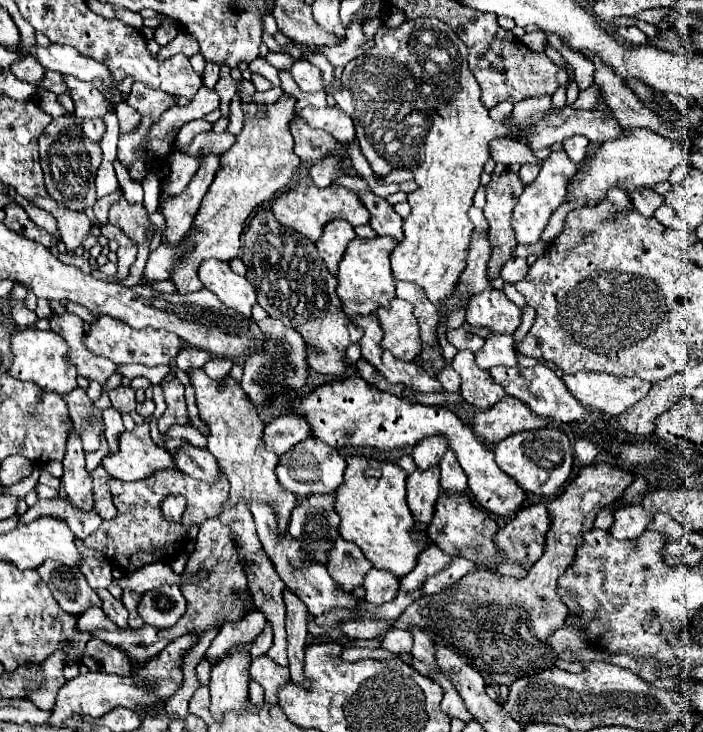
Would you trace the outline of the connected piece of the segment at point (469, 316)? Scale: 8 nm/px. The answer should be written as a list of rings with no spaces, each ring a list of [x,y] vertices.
[[[491,288],[469,298],[465,320],[471,326],[487,326],[495,334],[515,332],[521,322],[521,310],[503,294],[503,290]]]

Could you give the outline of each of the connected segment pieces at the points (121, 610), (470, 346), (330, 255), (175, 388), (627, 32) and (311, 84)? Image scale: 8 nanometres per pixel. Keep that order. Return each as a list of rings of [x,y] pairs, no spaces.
[[[99,590],[97,592],[99,594],[99,598],[103,600],[103,612],[105,612],[105,616],[117,626],[117,628],[129,628],[129,624],[127,624],[127,610],[125,610],[125,606],[123,606],[123,602],[121,600],[117,600],[117,598],[113,598],[107,590]]]
[[[463,326],[461,328],[451,328],[447,330],[447,340],[457,348],[457,350],[471,350],[471,352],[477,352],[481,350],[483,346],[483,338],[477,338],[473,336],[471,332],[467,332]]]
[[[331,220],[325,224],[321,238],[315,242],[319,256],[325,260],[329,272],[335,276],[337,274],[337,264],[347,248],[347,244],[355,238],[355,230],[347,220]]]
[[[171,380],[167,384],[167,410],[159,418],[159,432],[165,434],[165,428],[171,428],[173,424],[187,424],[187,408],[185,408],[185,398],[183,398],[183,386],[179,380]]]
[[[635,26],[617,28],[617,34],[619,34],[619,38],[621,38],[623,42],[627,42],[627,44],[637,44],[637,46],[641,46],[641,44],[647,42],[647,36],[645,36],[639,28],[635,28]]]
[[[297,58],[287,72],[293,76],[293,80],[299,84],[299,88],[303,92],[315,92],[315,90],[323,90],[321,84],[321,72],[317,66],[313,66],[307,58]]]

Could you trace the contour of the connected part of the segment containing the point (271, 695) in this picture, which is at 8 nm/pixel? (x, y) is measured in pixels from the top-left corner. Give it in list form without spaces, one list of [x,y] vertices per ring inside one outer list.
[[[267,656],[253,658],[251,676],[265,688],[265,700],[269,700],[269,704],[277,703],[277,690],[283,688],[285,684],[289,684],[287,682],[289,680],[289,668],[275,664]]]

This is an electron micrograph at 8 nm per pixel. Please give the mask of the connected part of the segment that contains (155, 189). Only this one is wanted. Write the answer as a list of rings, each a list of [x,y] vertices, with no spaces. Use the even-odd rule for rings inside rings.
[[[150,171],[145,179],[141,182],[144,197],[143,197],[143,206],[147,213],[154,213],[159,207],[159,194],[160,194],[160,181],[159,178]]]

